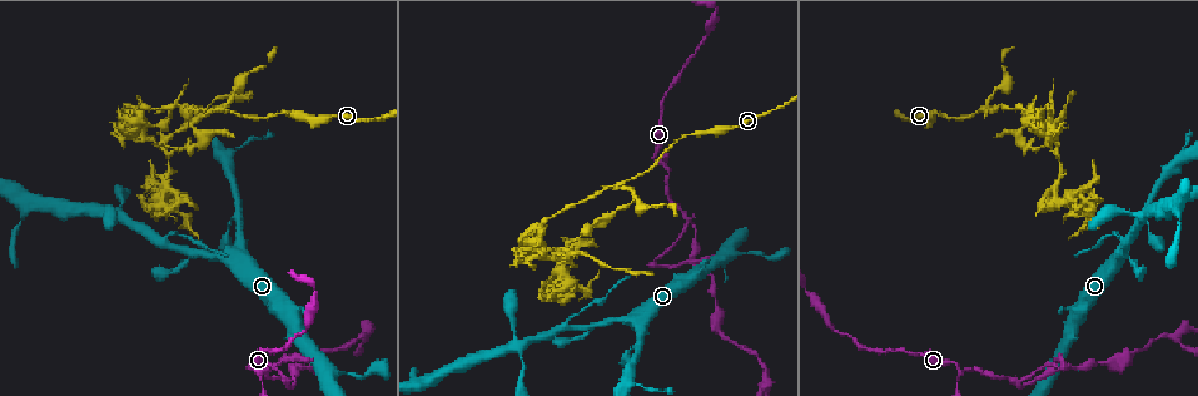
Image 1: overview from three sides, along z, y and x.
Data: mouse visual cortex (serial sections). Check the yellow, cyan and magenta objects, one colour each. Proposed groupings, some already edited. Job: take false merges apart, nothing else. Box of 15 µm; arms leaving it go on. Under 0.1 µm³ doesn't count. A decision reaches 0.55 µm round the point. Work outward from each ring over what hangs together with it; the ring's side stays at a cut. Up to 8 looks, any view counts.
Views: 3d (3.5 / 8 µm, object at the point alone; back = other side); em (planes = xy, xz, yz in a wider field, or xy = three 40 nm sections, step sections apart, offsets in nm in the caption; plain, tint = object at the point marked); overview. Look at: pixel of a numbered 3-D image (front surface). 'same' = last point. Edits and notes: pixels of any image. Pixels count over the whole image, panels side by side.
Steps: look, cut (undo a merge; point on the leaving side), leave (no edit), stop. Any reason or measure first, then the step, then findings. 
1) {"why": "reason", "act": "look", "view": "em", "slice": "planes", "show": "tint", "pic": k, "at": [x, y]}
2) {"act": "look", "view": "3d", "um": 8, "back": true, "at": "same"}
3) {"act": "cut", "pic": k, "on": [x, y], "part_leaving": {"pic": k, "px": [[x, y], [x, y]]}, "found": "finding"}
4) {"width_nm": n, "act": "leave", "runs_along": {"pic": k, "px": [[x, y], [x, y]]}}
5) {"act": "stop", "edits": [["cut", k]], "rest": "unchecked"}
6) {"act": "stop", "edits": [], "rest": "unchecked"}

{"why": "calibre changes", "act": "look", "view": "3d", "um": 8, "back": true, "pic": 1, "at": [258, 373]}

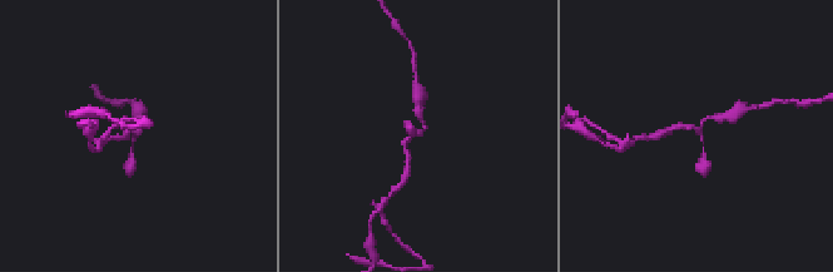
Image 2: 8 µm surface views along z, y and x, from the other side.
{"act": "look", "view": "3d", "um": 3.5, "pic": 2, "at": [417, 130]}

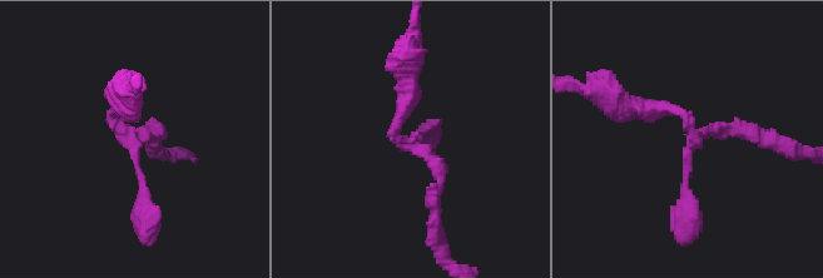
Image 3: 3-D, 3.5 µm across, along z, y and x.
{"arms": 3, "arm_widths_nm": [100, 150, 200], "act": "look", "view": "em", "slice": "xy", "step": 5, "show": "tint", "pic": 3, "at": [408, 141]}

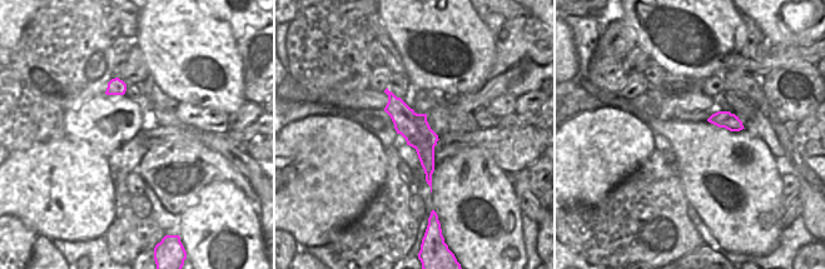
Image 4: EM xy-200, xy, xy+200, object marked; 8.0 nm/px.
{"act": "leave", "runs_along": {"pic": 3, "px": [[636, 104], [675, 108], [694, 135], [758, 135]]}, "found": "continuous, no second cell"}

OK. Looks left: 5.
{"why": "calibre changes", "act": "look", "view": "3d", "um": 3.5, "pic": 1, "at": [1018, 382]}

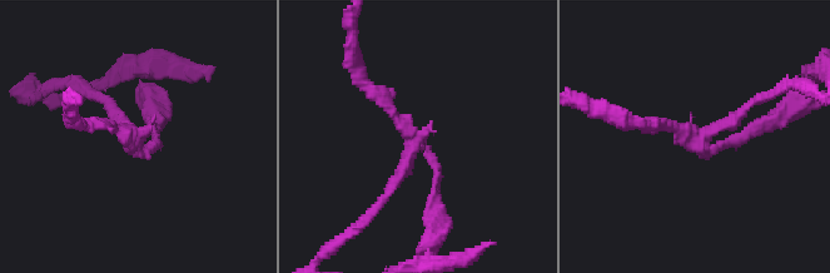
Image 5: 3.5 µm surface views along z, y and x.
{"arms": 3, "arm_widths_nm": [150, 150, 200], "why": "need the tissue", "act": "look", "view": "em", "slice": "xy", "step": 5, "show": "tint", "pic": 5, "at": [414, 140]}

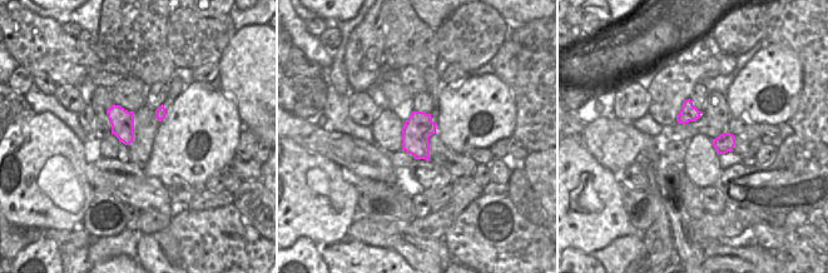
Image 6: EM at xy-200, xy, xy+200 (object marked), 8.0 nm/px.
{"why": "another direction", "act": "look", "view": "em", "slice": "xy", "step": 1, "show": "tint", "at": "same"}

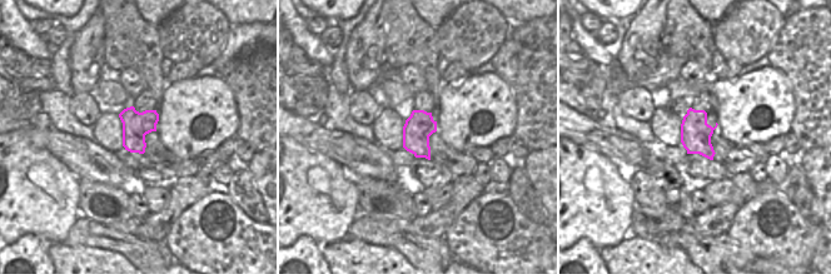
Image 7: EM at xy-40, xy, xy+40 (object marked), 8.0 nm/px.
{"act": "leave", "runs_along": {"pic": 5, "px": [[361, 80], [426, 148], [433, 195]]}, "found": "continuous, no second cell"}

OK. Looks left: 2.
{"why": "side arm on a straight run", "act": "look", "view": "em", "slice": "xy", "step": 3, "show": "tint", "pic": 1, "at": [218, 110]}

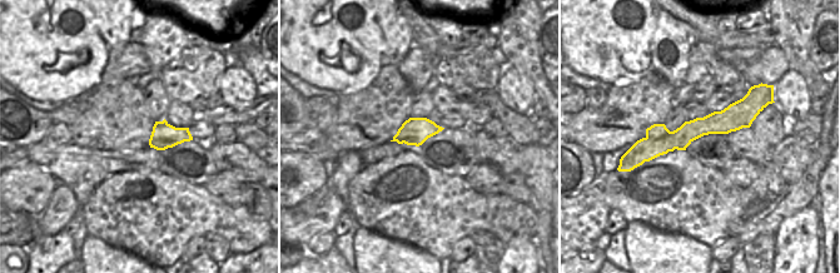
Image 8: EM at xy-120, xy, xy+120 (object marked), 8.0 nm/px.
{"why": "see where the arms go", "act": "look", "view": "3d", "um": 3.5, "at": "same"}

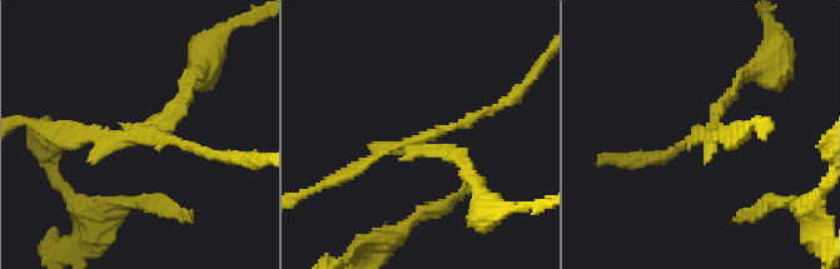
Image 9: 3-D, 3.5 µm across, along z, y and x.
{"arms": 3, "arm_widths_nm": [100, 150, 200], "act": "cut", "pic": 9, "on": [179, 104], "part_leaving": {"pic": 9, "px": [[159, 123], [179, 104], [205, 58]]}, "found": "two cells meet here"}

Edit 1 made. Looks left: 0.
{"act": "stop", "edits": [["cut", 9]], "rest": "unchecked"}

